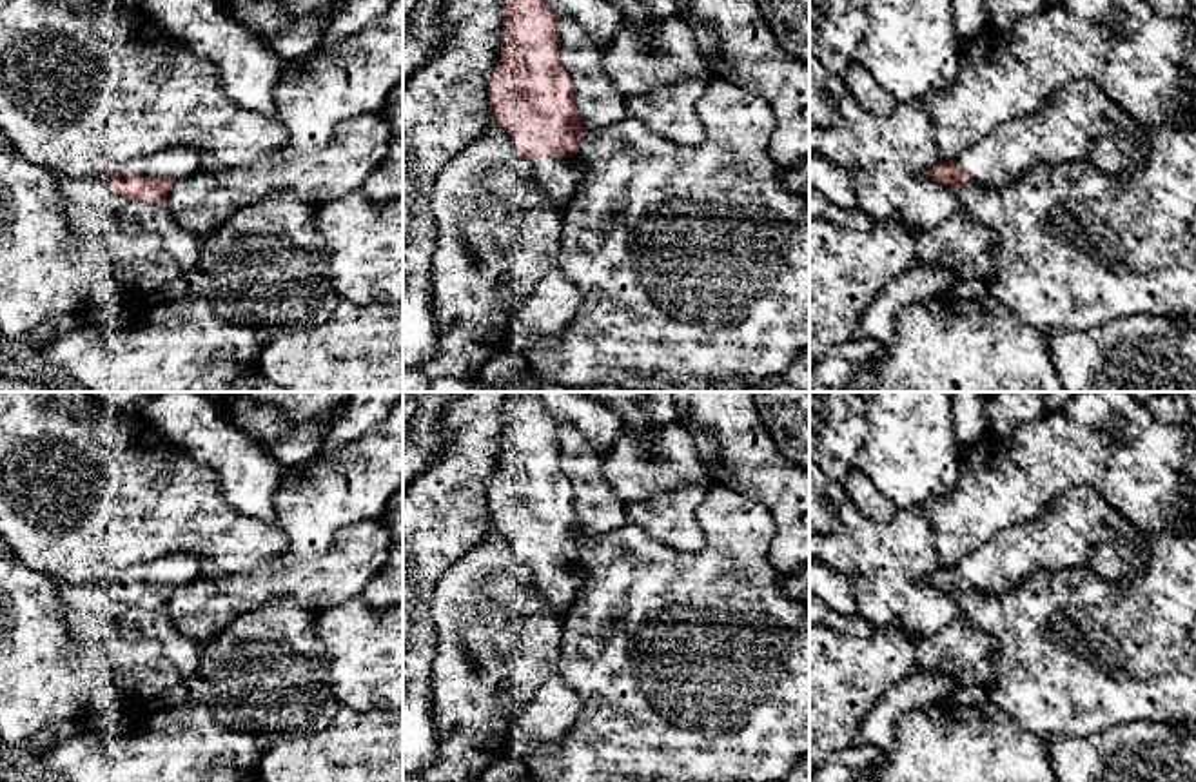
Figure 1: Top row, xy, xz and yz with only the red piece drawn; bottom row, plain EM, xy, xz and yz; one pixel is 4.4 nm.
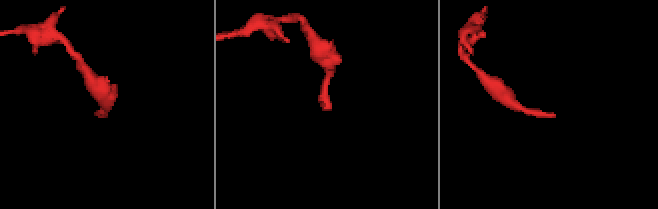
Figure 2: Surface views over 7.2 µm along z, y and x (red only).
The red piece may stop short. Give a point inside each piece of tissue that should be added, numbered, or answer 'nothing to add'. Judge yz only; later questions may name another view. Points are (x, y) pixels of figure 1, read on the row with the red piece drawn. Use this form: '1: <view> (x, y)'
1: yz (1062, 129)

